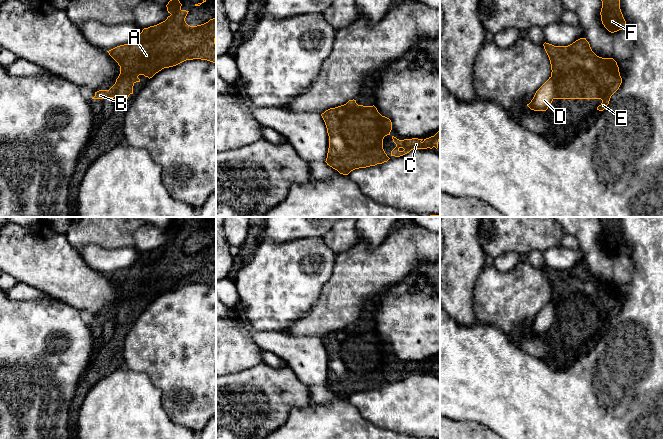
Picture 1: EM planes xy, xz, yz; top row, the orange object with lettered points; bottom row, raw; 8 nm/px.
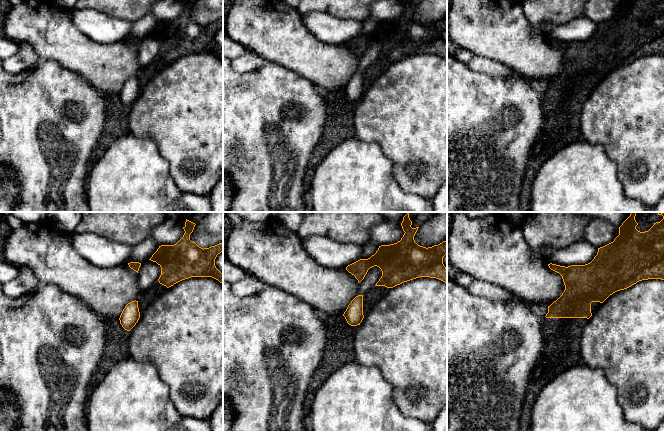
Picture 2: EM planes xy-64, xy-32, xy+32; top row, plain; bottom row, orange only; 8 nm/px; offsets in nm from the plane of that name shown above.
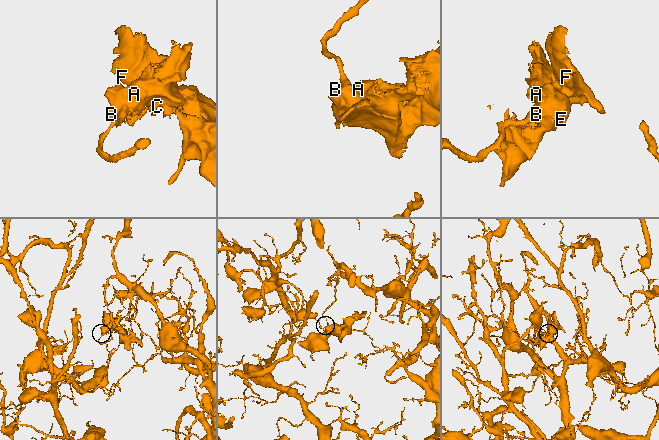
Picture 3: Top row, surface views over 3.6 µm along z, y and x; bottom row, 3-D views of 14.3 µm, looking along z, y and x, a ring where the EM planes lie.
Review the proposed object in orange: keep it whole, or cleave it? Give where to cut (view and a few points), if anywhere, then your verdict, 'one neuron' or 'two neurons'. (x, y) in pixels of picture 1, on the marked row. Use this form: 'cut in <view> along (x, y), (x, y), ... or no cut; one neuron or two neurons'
cut in xy along (129, 76), (125, 76), (116, 86), (115, 97); two neurons

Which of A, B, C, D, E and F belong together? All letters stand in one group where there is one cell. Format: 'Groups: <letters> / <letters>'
Groups: A B C E F / D

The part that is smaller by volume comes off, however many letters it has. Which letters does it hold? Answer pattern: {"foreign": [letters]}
{"foreign": ["A", "B", "C", "E", "F"]}

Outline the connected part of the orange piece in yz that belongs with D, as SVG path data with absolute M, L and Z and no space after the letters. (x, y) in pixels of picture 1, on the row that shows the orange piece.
M552 77L536 91L533 99L527 106L534 111L546 111L554 99L555 86Z

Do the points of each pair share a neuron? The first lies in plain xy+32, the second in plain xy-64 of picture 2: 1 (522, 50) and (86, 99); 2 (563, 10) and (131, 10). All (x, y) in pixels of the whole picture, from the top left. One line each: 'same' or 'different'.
1: different
2: same

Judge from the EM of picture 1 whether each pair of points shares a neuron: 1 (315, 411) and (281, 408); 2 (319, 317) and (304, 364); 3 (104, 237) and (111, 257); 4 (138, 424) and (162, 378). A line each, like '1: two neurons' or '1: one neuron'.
1: two neurons
2: two neurons
3: two neurons
4: two neurons

